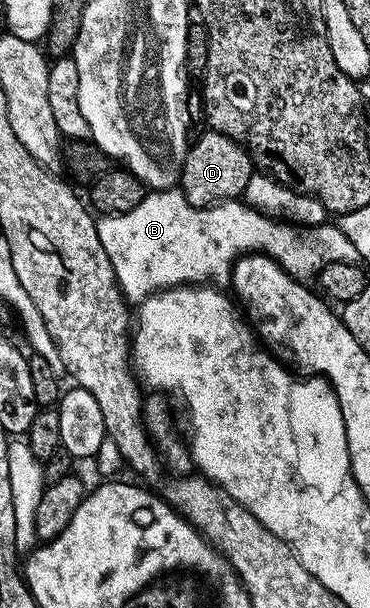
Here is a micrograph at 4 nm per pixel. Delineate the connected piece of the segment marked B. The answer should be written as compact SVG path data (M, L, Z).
M178 187L147 192L142 201L132 207L132 211L99 216L96 224L100 243L104 243L104 251L108 253L108 259L114 268L118 287L122 290L122 296L130 303L141 303L150 294L160 289L173 289L175 285L209 283L214 287L229 286L230 270L234 262L248 253L265 253L267 257L277 261L289 277L310 279L322 268L327 256L326 249L331 249L334 252L331 254L334 255L341 254L338 253L341 249L350 249L348 239L340 232L337 224L316 225L304 232L306 234L297 233L292 229L293 226L259 213L246 204L245 200L231 199L220 201L216 205L193 205L188 203Z

